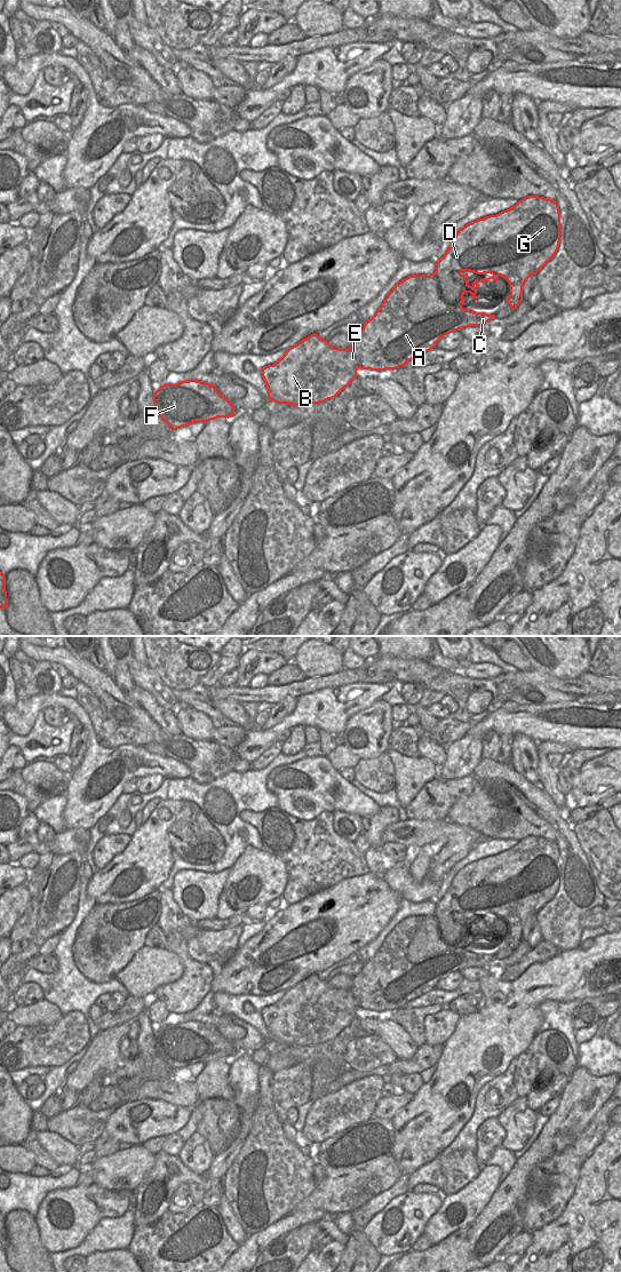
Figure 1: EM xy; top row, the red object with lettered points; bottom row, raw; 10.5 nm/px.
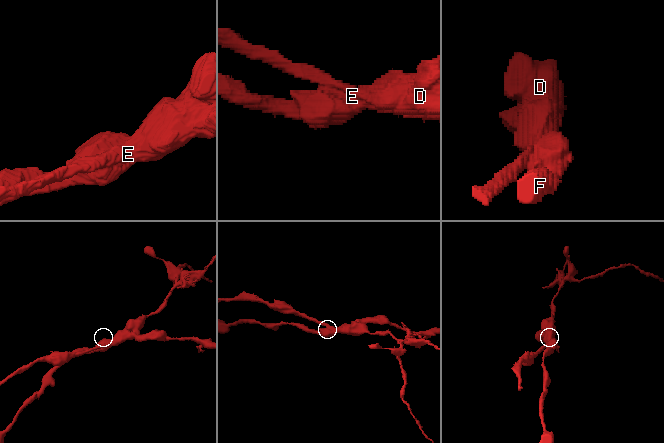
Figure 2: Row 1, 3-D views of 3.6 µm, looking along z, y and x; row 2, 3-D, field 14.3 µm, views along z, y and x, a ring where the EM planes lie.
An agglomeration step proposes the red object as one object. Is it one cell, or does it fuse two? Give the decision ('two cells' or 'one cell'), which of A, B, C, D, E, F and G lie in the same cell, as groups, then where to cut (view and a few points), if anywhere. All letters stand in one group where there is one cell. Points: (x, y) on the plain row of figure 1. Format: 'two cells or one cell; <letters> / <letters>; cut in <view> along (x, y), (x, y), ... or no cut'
one cell; A B C D E F G; no cut

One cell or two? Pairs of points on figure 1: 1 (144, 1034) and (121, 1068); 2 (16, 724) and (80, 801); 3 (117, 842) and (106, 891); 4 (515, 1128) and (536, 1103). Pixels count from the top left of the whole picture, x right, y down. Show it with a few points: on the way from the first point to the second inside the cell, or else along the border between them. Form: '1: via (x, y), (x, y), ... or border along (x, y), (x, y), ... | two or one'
1: border along (138, 1055), (143, 1070), (122, 1078) | two
2: via (53, 701), (66, 702), (85, 721), (93, 764) | one
3: border along (130, 836), (126, 848), (100, 869) | two
4: border along (527, 1106), (536, 1112) | two

